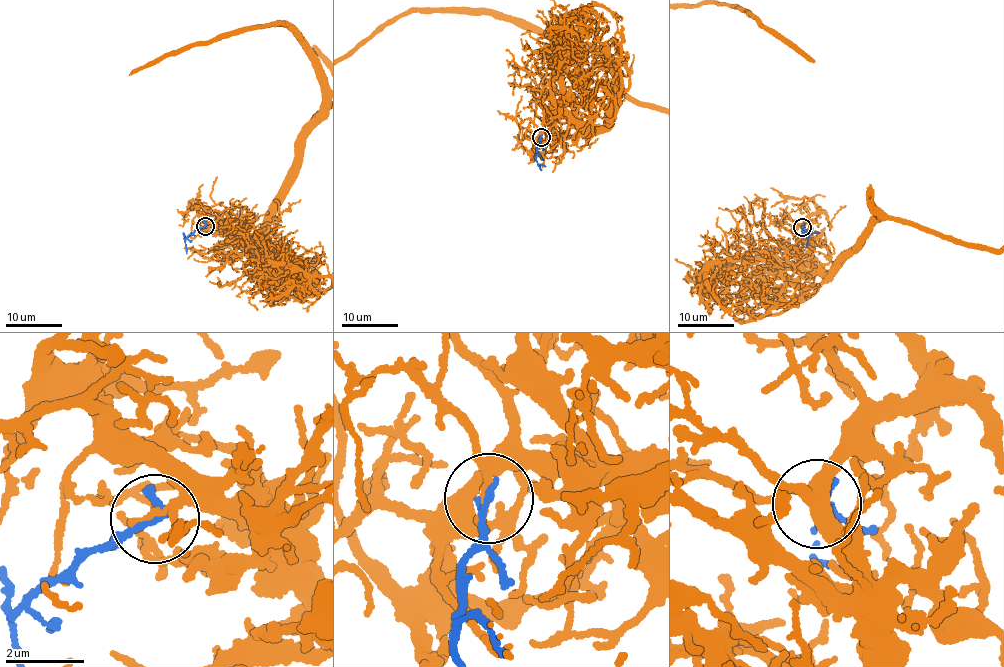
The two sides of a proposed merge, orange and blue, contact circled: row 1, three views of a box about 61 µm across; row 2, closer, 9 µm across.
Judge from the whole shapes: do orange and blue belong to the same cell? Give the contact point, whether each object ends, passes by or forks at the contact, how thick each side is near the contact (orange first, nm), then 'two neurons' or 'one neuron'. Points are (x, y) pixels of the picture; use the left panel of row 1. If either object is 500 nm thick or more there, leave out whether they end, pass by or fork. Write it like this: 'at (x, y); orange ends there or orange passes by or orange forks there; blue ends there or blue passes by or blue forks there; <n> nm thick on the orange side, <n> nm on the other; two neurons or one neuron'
at (205, 226); orange passes by; blue ends there; 140 nm thick on the orange side, 240 nm on the other; two neurons

